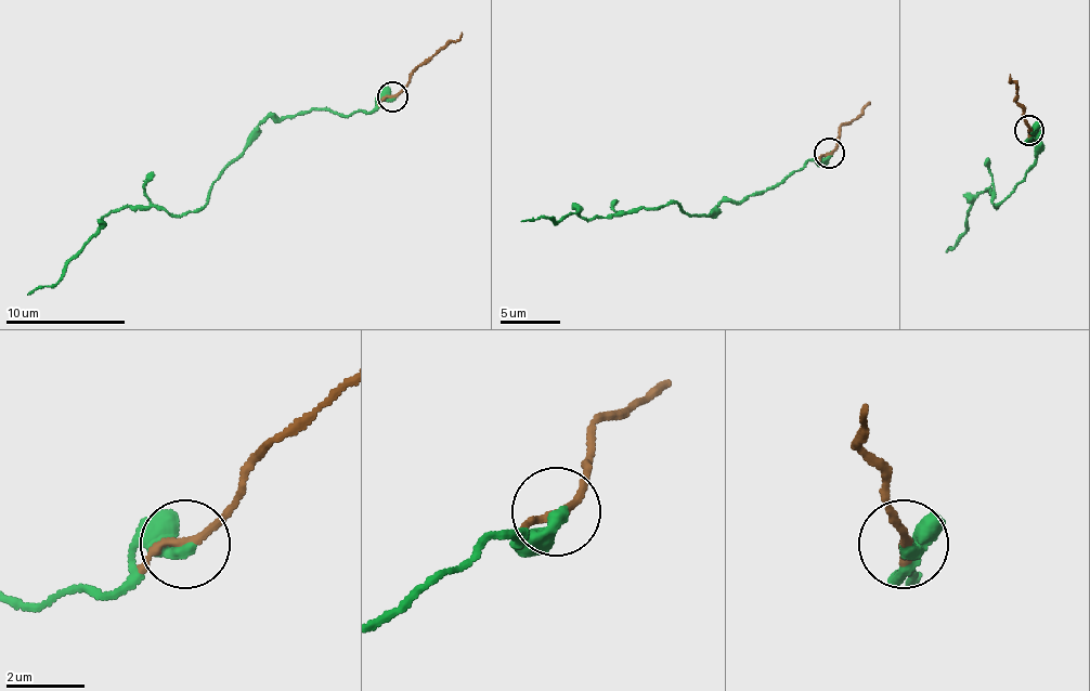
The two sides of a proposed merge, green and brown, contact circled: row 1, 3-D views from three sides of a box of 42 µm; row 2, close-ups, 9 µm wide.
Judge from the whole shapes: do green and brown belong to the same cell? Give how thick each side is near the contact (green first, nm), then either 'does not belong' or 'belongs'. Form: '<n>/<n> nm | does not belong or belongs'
380/160 nm | belongs

